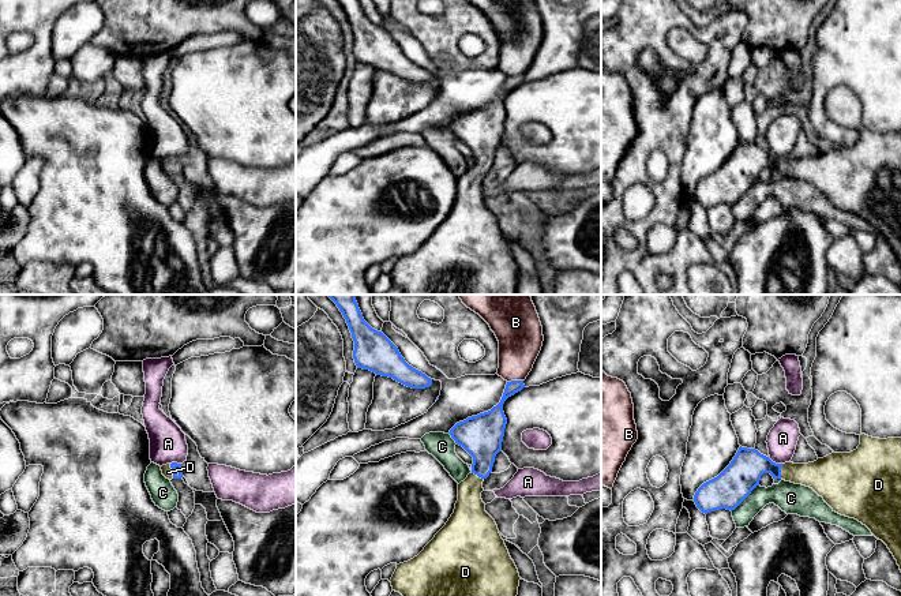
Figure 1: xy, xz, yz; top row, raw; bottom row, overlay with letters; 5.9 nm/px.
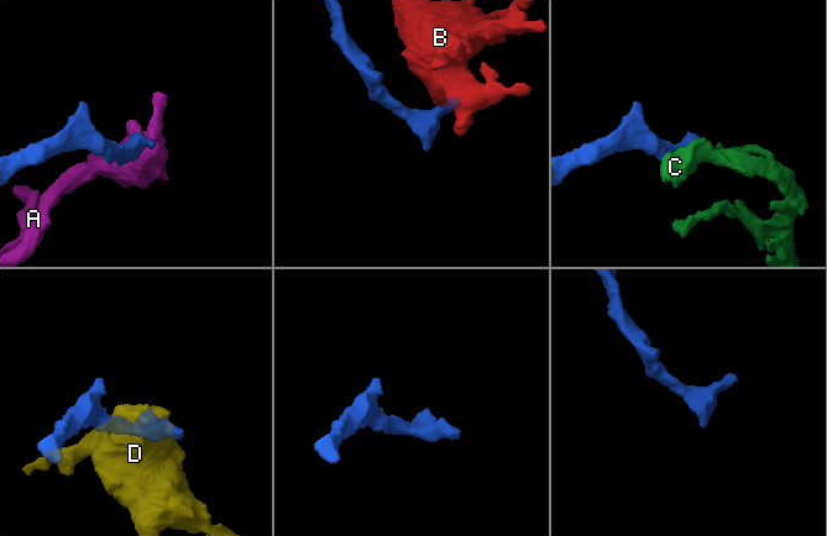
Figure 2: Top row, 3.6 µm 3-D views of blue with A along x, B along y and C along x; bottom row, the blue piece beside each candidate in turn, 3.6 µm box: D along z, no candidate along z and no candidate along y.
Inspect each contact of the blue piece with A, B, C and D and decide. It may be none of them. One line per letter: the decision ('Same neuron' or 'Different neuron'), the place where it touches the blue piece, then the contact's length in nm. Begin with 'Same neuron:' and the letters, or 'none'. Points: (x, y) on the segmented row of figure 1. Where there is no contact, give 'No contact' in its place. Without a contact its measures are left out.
Same neuron: D
A: Different neuron. Touches blue at yz (774, 463). Shared border 90 nm
B: Different neuron. Touches blue at xz (514, 381). Shared border 100 nm
C: Different neuron. Touches blue at yz (744, 498). Shared border 220 nm
D: Same neuron. Touches blue at xy (173, 471). Shared border 90 nm

